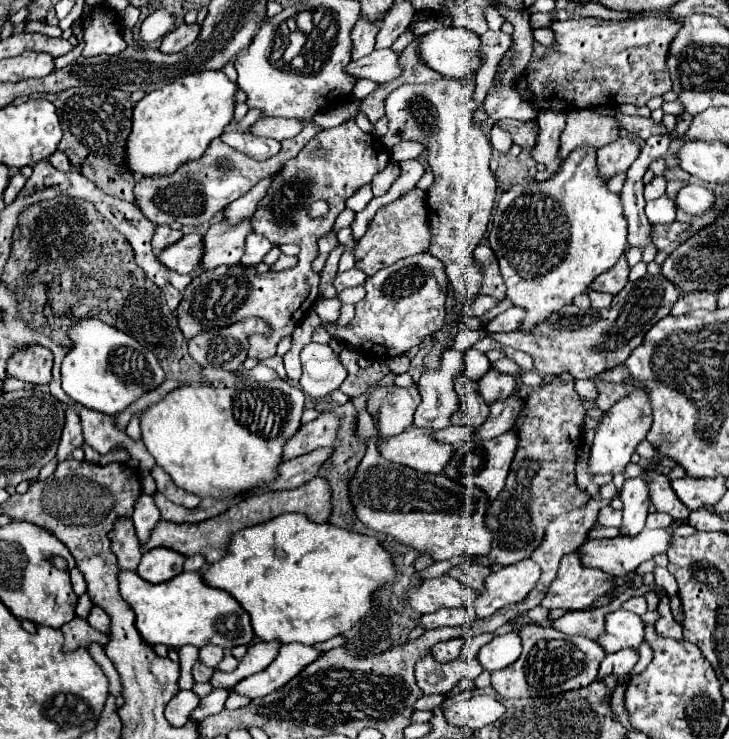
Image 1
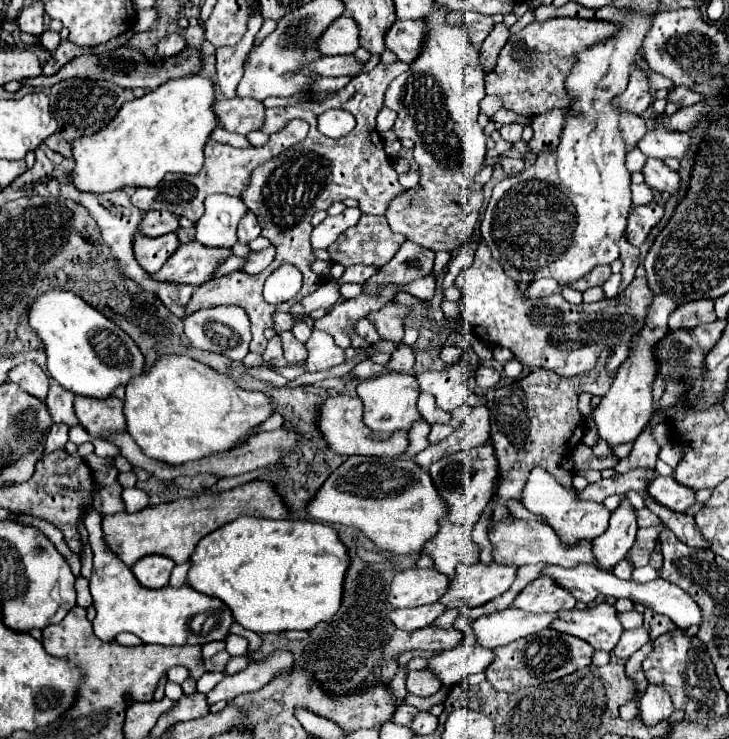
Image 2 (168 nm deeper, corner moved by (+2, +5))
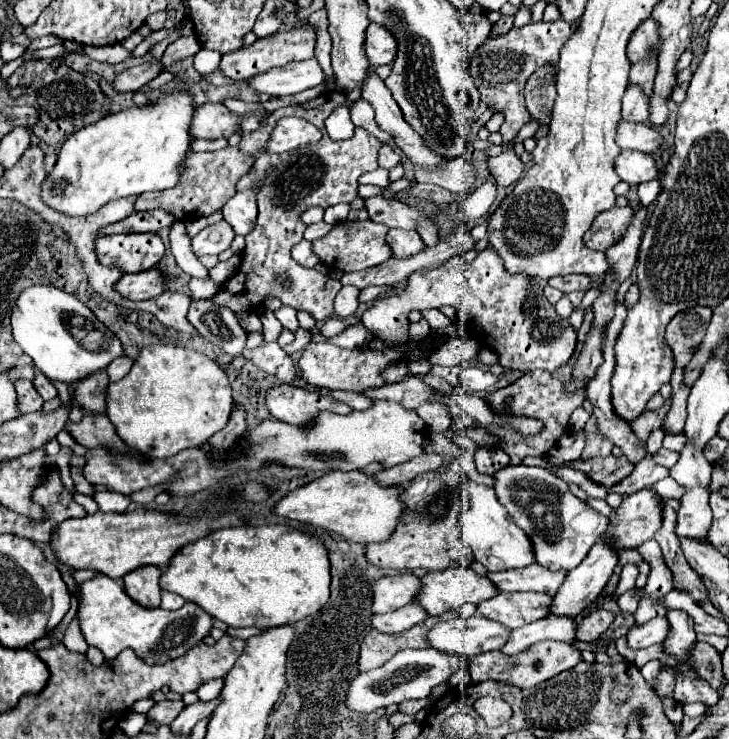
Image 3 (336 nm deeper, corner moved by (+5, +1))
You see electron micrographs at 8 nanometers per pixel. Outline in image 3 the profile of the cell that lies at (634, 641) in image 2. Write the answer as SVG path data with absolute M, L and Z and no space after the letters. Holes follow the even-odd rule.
M655 617L645 625L631 627L627 633L627 641L629 641L629 647L639 649L639 647L649 647L665 641L667 633L669 633L669 621L665 617Z

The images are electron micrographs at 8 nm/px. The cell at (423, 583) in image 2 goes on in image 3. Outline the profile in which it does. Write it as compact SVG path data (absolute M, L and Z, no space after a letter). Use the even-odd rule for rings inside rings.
M413 573L377 579L373 583L373 603L371 603L373 613L387 613L413 603L419 587L421 587L419 577L415 577Z

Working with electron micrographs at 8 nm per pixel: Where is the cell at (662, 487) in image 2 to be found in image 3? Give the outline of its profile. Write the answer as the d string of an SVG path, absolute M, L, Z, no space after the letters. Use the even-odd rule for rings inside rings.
M643 489L613 509L603 539L621 553L625 549L637 549L643 541L651 539L659 527L661 499L651 489Z

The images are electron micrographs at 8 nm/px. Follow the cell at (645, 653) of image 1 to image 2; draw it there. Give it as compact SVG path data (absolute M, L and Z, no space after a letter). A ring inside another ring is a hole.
M638 611L618 613L618 617L620 617L620 621L622 621L622 625L624 625L626 629L636 629L636 627L642 625L642 613L638 613Z

